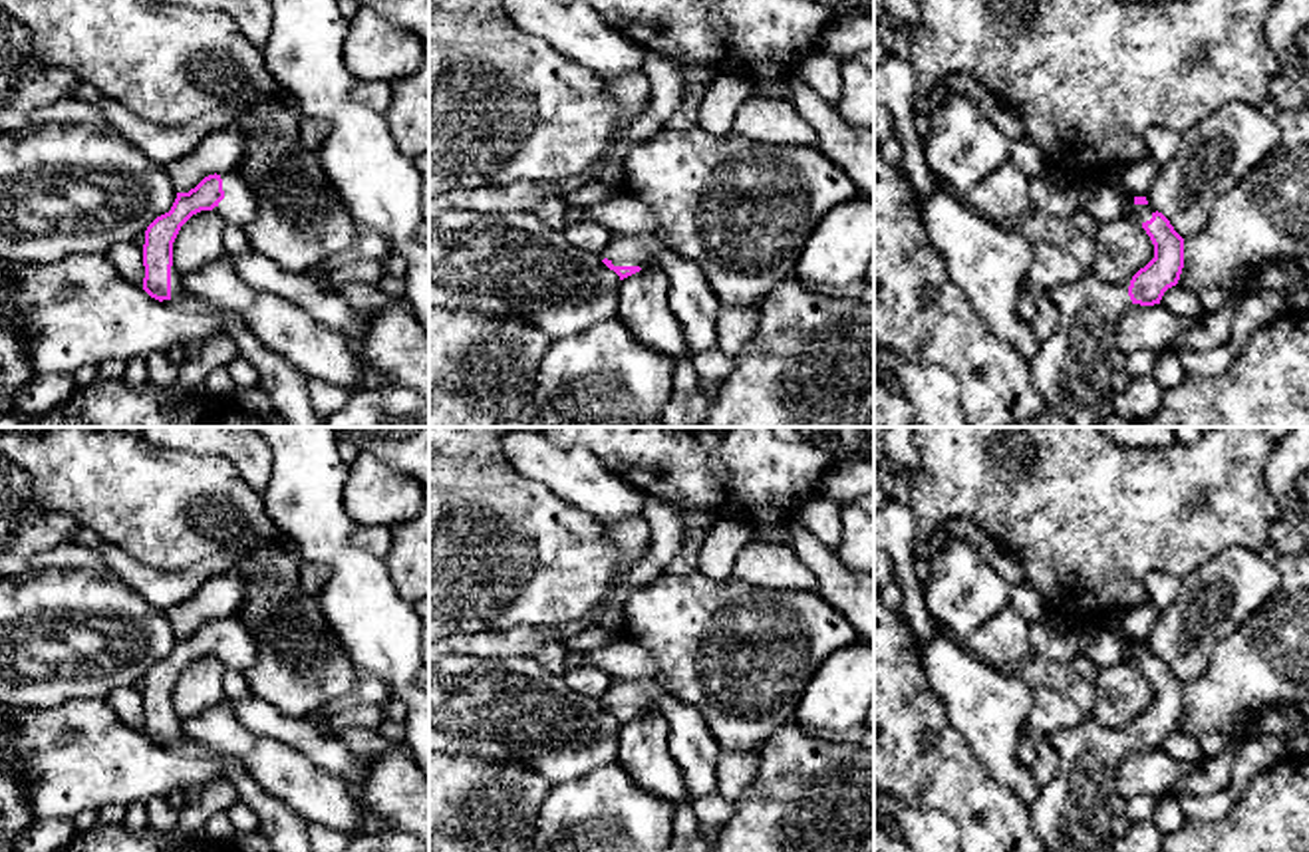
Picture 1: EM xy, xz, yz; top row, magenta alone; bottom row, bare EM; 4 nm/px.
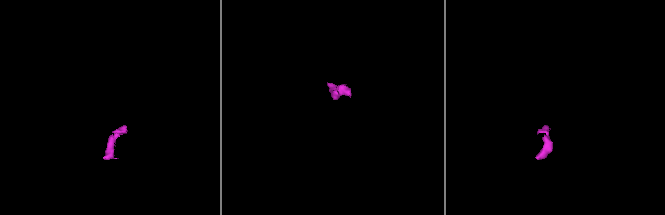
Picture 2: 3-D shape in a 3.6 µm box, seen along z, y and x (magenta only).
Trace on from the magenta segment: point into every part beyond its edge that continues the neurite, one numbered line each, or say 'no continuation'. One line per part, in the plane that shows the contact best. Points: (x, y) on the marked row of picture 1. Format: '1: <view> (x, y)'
1: xy (177, 288)
2: xz (694, 302)

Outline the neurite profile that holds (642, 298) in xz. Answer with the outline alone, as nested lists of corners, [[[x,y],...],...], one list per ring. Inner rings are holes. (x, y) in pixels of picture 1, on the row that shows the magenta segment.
[[[657,264],[624,278],[616,300],[618,318],[642,346],[673,359],[687,355],[683,330],[669,308],[669,278]]]

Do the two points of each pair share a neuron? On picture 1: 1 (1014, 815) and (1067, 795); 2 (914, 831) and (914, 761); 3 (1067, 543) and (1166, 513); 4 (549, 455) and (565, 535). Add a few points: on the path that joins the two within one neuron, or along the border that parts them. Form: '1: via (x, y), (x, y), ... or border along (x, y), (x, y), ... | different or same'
1: border along (1027, 807), (1033, 831) | different
2: border along (894, 797), (910, 807), (944, 813), (956, 831) | different
3: via (1091, 519), (1115, 513), (1143, 513) | same
4: border along (515, 467), (594, 519) | different

